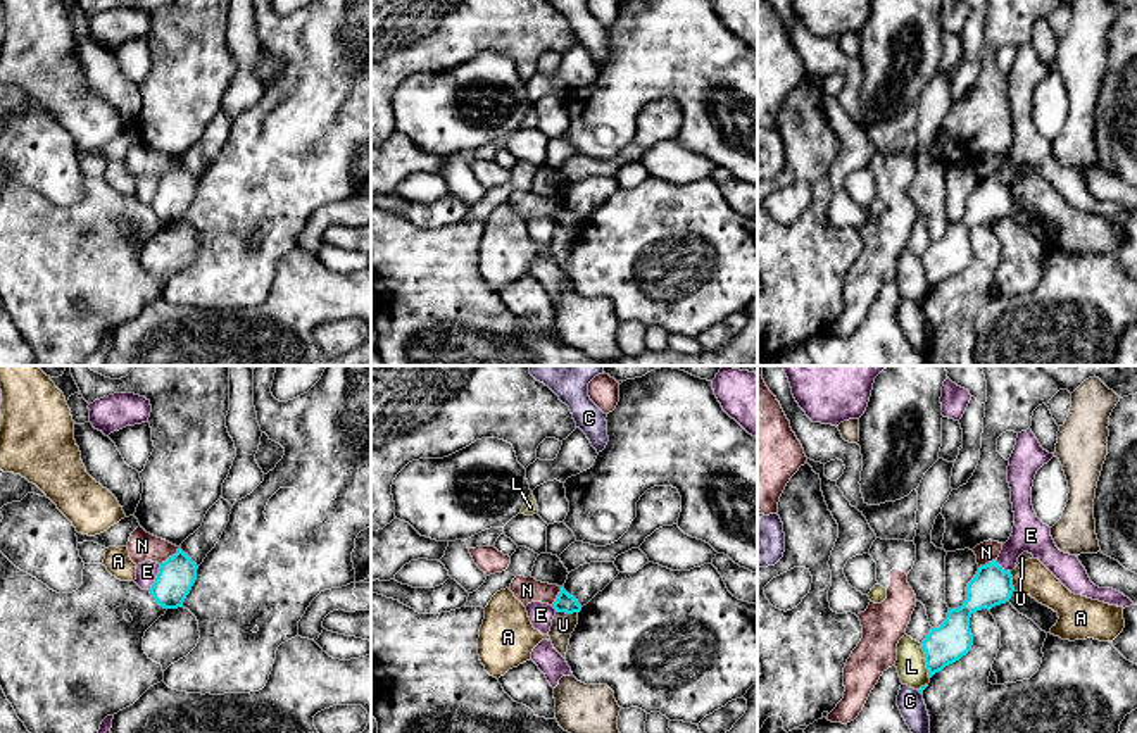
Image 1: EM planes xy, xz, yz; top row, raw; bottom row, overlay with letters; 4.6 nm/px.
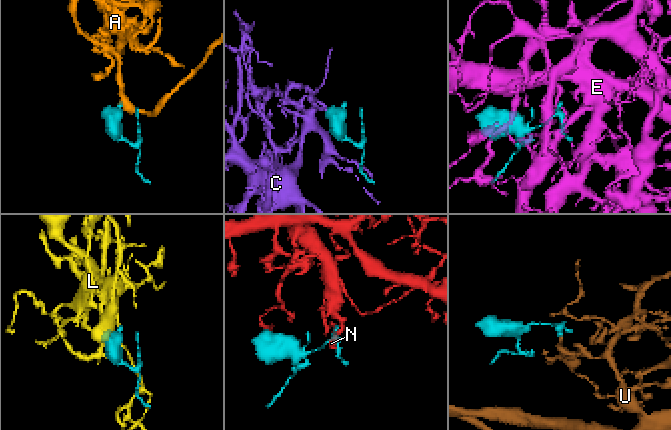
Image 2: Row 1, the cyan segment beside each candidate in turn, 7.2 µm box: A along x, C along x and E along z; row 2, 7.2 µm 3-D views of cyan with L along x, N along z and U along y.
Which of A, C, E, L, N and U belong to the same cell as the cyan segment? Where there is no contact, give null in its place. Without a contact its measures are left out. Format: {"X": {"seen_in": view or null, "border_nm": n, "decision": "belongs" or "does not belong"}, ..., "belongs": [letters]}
{"A": {"seen_in": "yz", "border_nm": 100, "decision": "does not belong"}, "C": {"seen_in": "yz", "border_nm": 40, "decision": "does not belong"}, "E": {"seen_in": "xy", "border_nm": 130, "decision": "does not belong"}, "L": {"seen_in": "yz", "border_nm": 170, "decision": "does not belong"}, "N": {"seen_in": "xy", "border_nm": 120, "decision": "does not belong"}, "U": {"seen_in": "xz", "border_nm": 100, "decision": "does not belong"}, "belongs": []}

